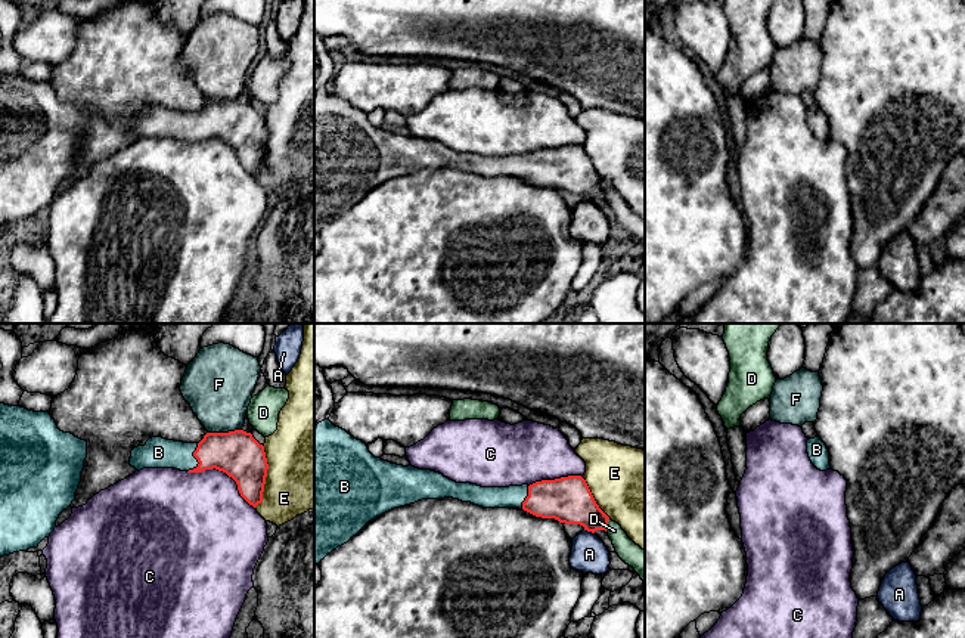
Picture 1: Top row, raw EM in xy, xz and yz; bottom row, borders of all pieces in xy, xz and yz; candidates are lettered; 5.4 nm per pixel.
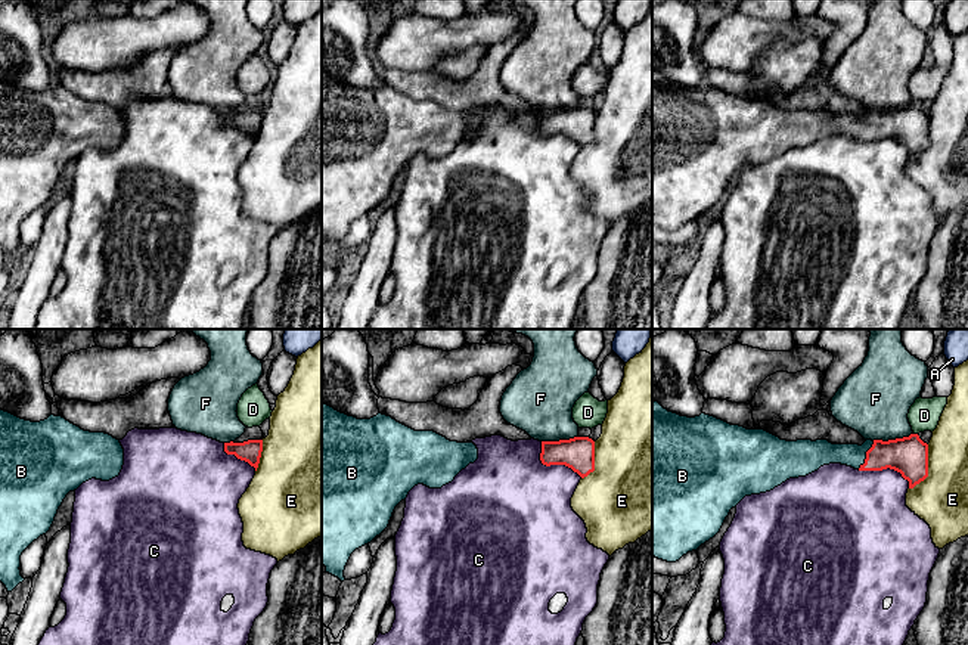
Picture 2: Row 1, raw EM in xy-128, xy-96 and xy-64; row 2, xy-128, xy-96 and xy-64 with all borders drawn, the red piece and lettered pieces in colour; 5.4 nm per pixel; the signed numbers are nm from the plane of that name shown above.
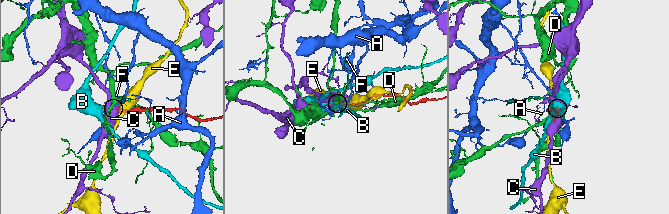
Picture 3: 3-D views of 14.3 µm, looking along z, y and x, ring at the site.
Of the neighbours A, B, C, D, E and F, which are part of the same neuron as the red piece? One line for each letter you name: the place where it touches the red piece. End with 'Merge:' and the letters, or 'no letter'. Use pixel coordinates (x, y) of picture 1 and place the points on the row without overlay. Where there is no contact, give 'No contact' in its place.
B: Touches red at xy (196, 127)
Merge: B

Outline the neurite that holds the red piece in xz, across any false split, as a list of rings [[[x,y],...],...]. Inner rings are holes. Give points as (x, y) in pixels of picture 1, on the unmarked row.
[[[329,89],[314,96],[314,235],[338,216],[347,213],[369,191],[422,168],[453,167],[482,177],[519,177],[536,186],[580,193],[595,202],[608,198],[609,186],[596,173],[581,145],[542,149],[509,157],[481,157],[456,152],[440,142],[403,136],[375,127],[366,112],[354,108]]]

